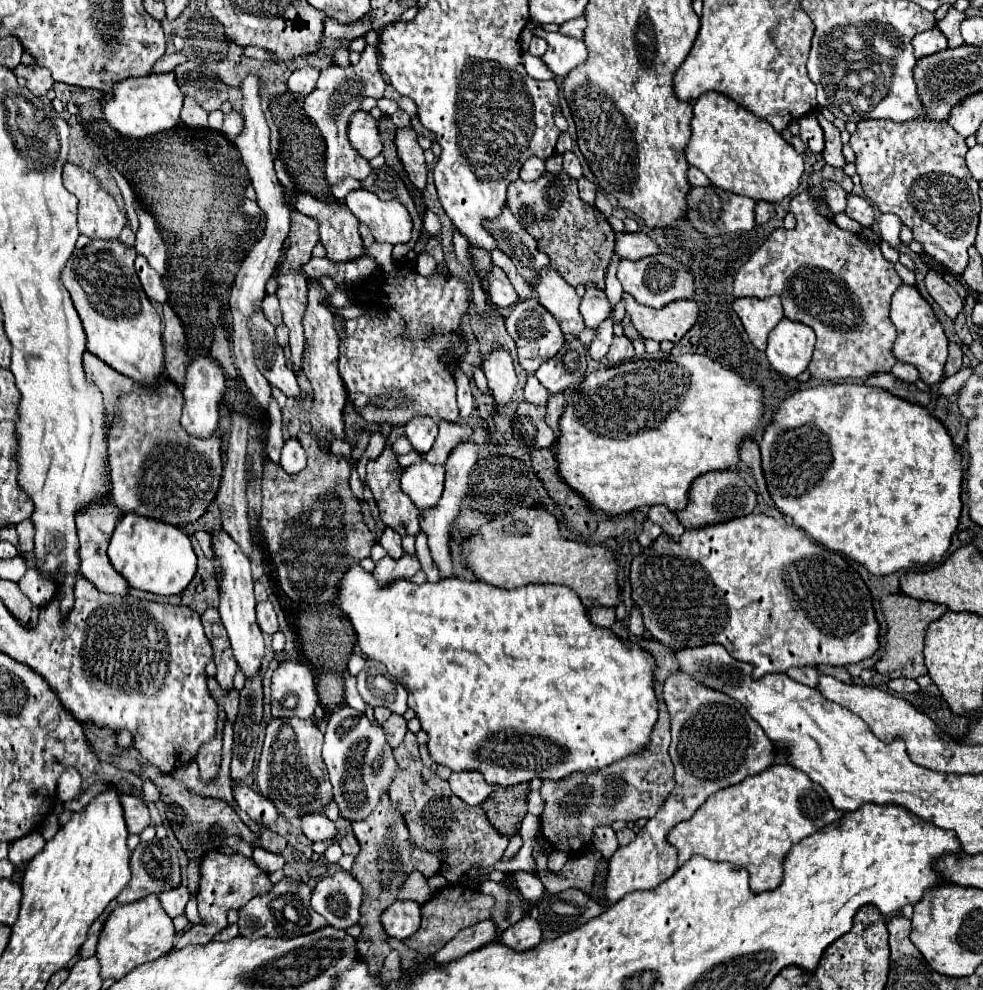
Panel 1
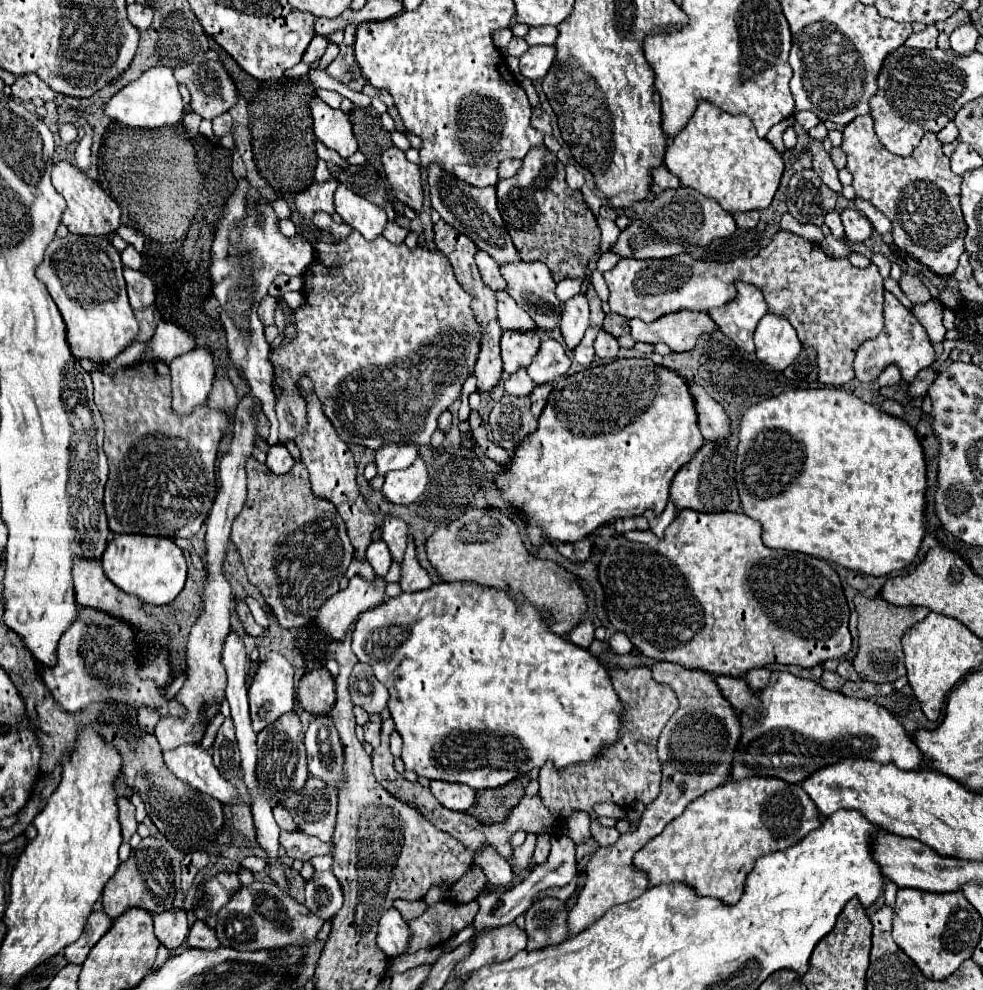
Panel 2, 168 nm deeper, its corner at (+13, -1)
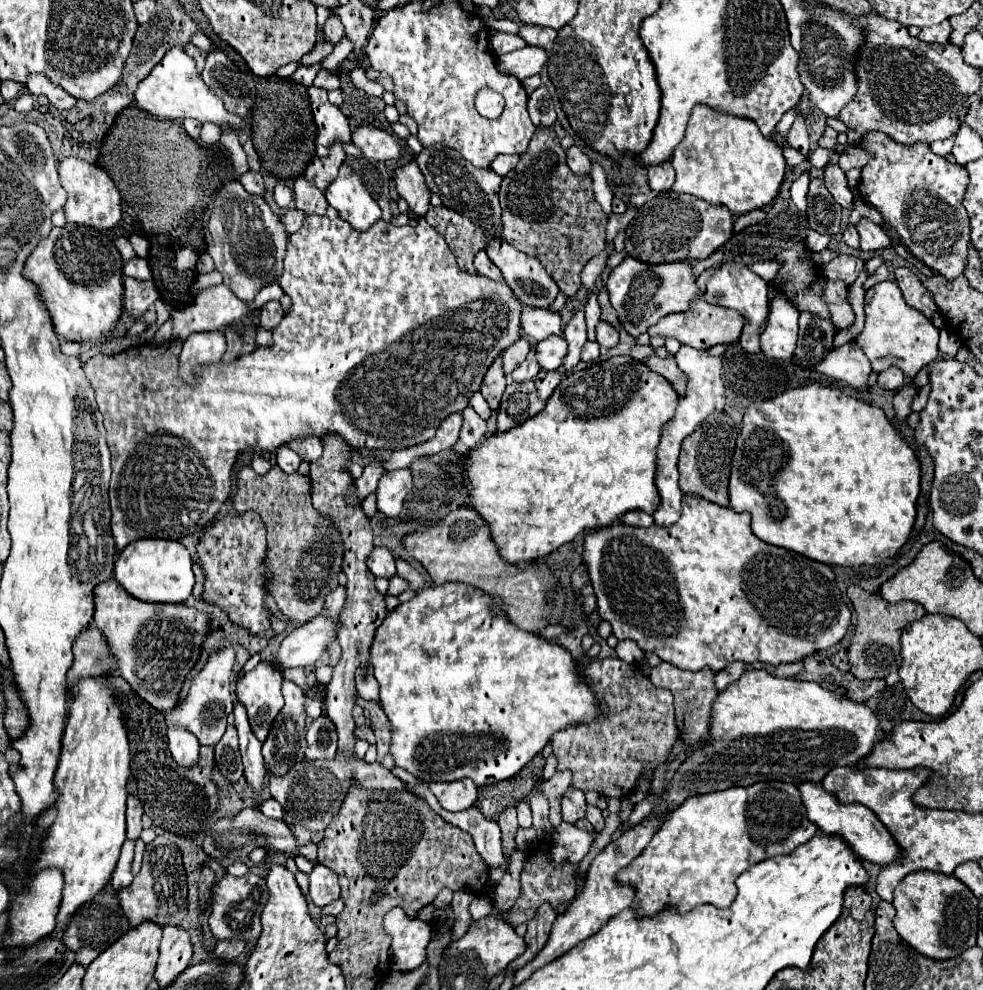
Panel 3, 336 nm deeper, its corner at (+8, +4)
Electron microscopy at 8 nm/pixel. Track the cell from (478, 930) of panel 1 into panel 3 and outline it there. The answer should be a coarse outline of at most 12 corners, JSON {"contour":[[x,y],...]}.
{"contour":[[475,897],[469,911],[473,919],[491,915],[491,901],[487,897]]}

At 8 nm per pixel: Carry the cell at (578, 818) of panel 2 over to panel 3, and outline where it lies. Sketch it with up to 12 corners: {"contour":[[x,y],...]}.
{"contour":[[569,787],[561,797],[565,823],[585,817],[583,791]]}

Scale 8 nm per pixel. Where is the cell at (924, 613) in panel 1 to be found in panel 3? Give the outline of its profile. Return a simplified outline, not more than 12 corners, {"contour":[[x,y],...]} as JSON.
{"contour":[[851,585],[849,673],[887,677],[901,665],[901,631],[919,603],[887,603]]}

